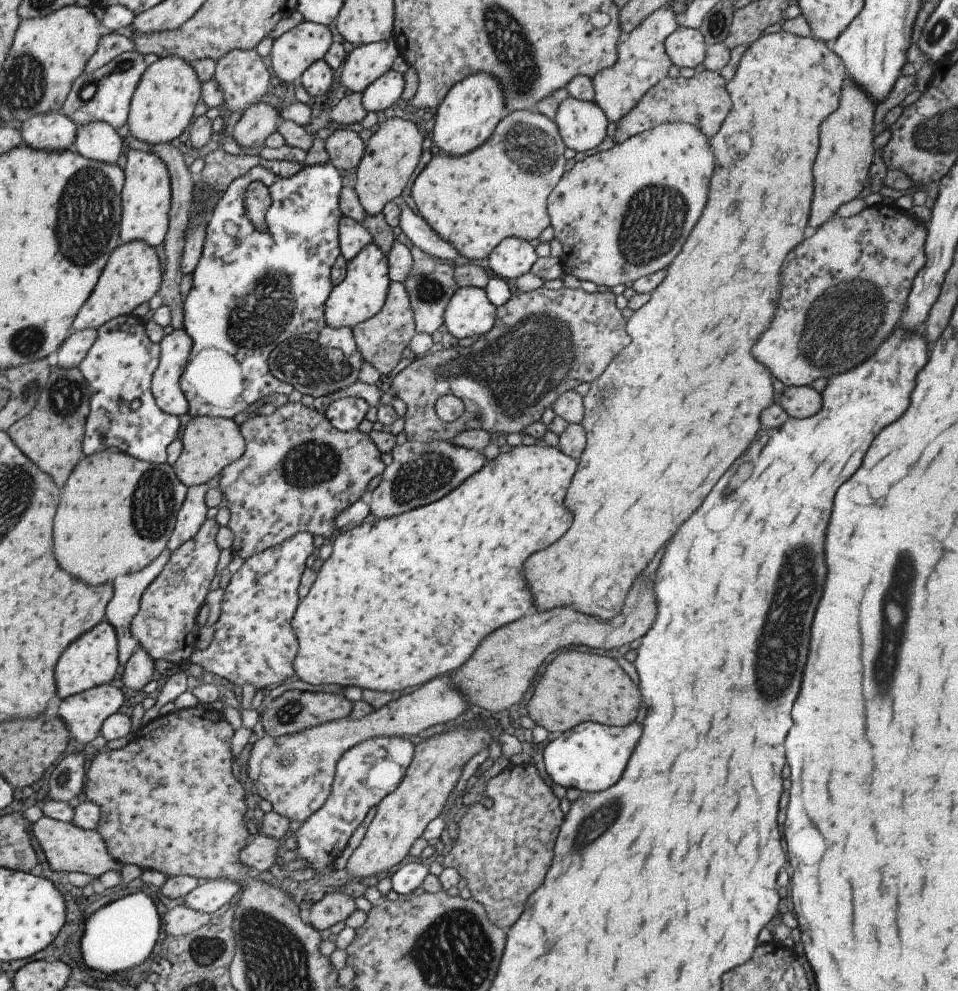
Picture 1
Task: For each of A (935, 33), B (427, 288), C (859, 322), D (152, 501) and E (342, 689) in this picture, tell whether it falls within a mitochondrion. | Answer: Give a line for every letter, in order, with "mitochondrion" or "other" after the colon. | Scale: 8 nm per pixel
A: mitochondrion
B: mitochondrion
C: mitochondrion
D: mitochondrion
E: other

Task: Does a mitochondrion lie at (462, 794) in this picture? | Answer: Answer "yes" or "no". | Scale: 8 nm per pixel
no

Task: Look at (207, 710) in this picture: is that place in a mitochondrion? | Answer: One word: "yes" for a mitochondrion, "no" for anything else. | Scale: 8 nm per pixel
no

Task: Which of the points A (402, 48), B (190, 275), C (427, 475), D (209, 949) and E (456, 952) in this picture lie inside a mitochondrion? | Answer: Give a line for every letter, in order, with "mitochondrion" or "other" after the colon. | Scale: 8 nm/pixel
A: other
B: other
C: mitochondrion
D: mitochondrion
E: mitochondrion

